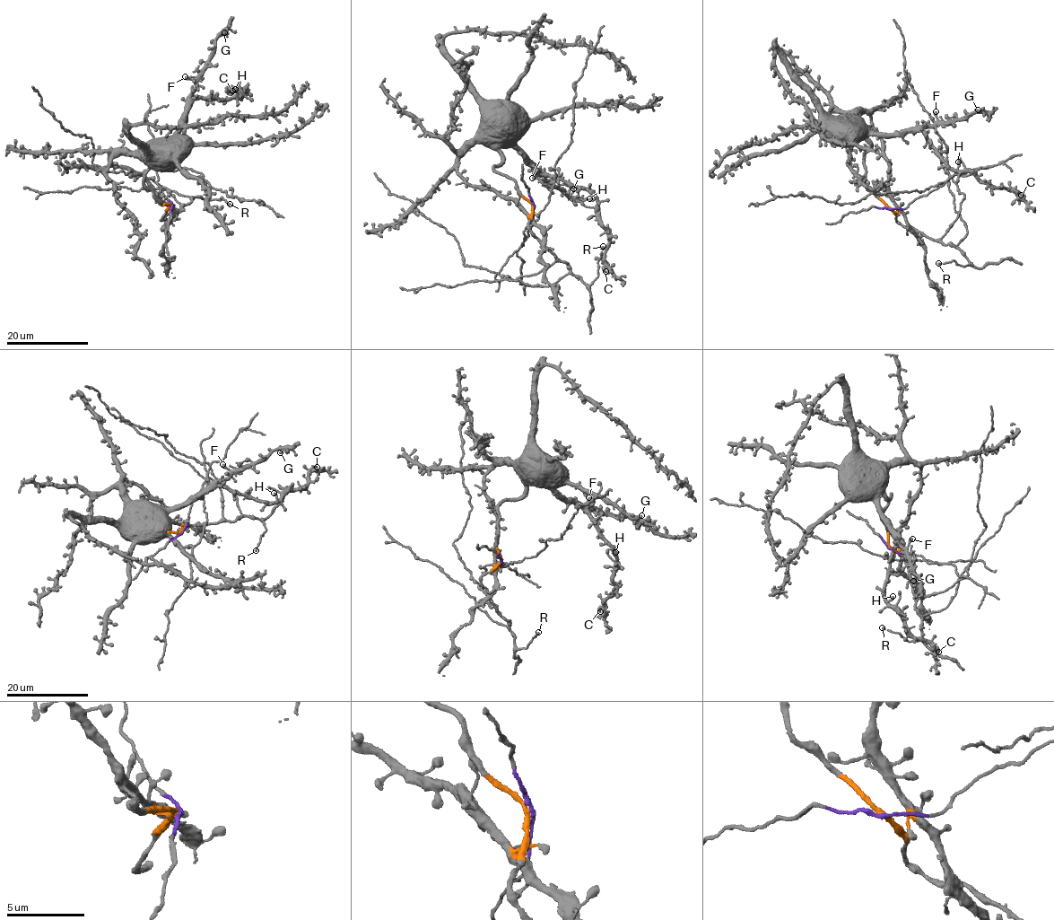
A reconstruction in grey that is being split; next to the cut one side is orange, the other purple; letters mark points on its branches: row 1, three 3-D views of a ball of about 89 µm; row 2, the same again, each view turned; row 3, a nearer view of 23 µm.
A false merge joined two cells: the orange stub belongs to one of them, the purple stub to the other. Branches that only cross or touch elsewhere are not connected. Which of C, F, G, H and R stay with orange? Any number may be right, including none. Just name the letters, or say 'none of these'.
C, F, G, H, R

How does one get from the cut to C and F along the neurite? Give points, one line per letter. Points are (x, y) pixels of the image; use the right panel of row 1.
C: (889, 208), (866, 186), (865, 151), (870, 144), (863, 134), (922, 132), (956, 170), (1021, 195)
F: (889, 208), (866, 186), (865, 151), (870, 144), (863, 134), (884, 135), (935, 124), (936, 111)

